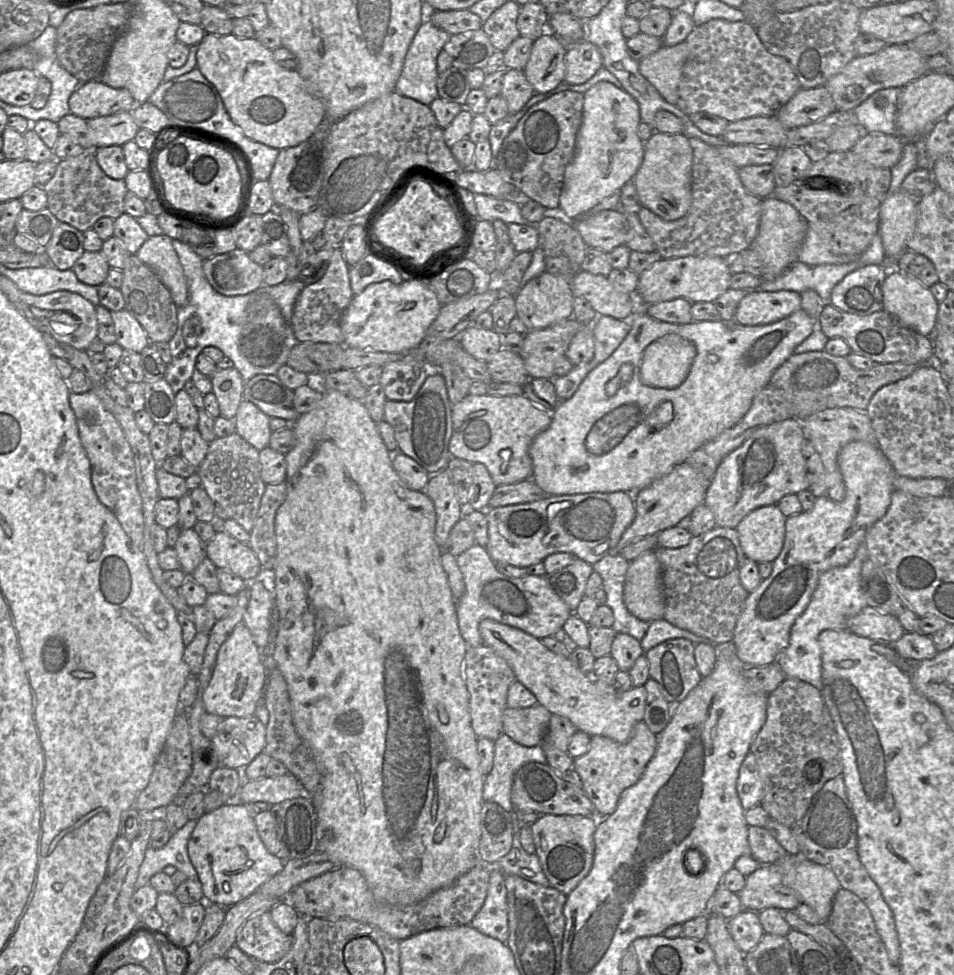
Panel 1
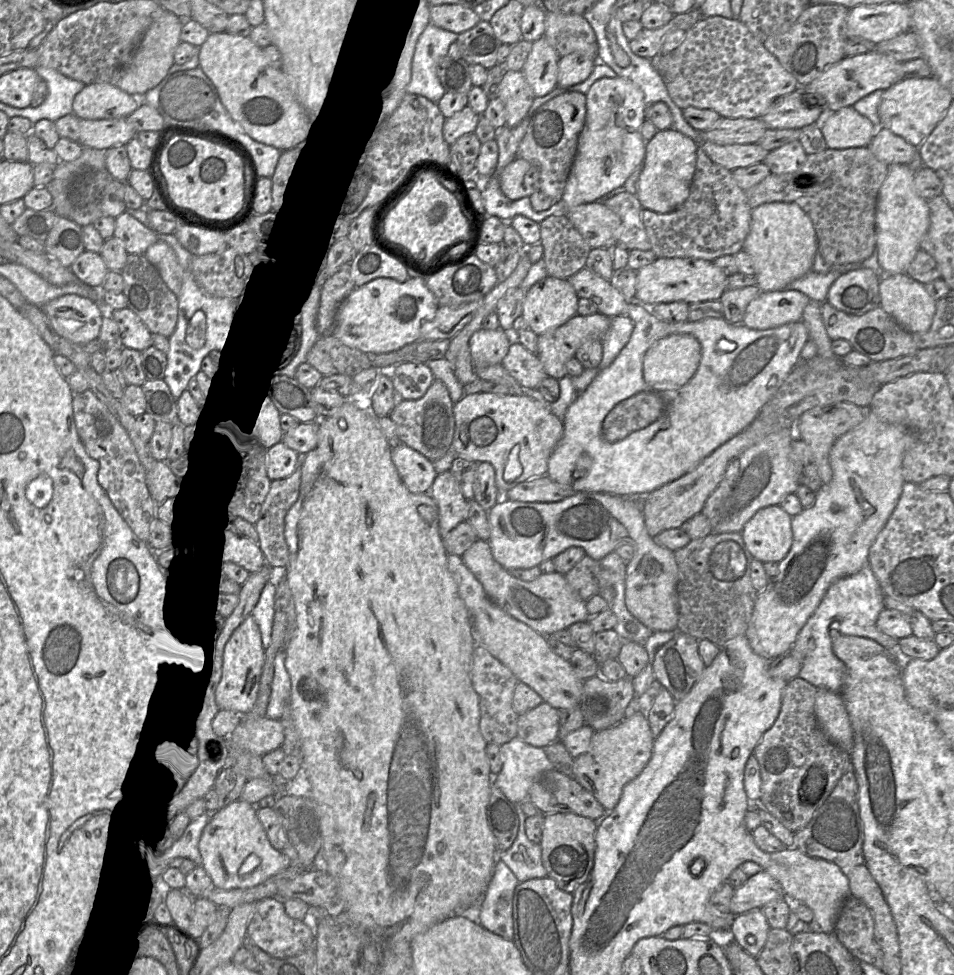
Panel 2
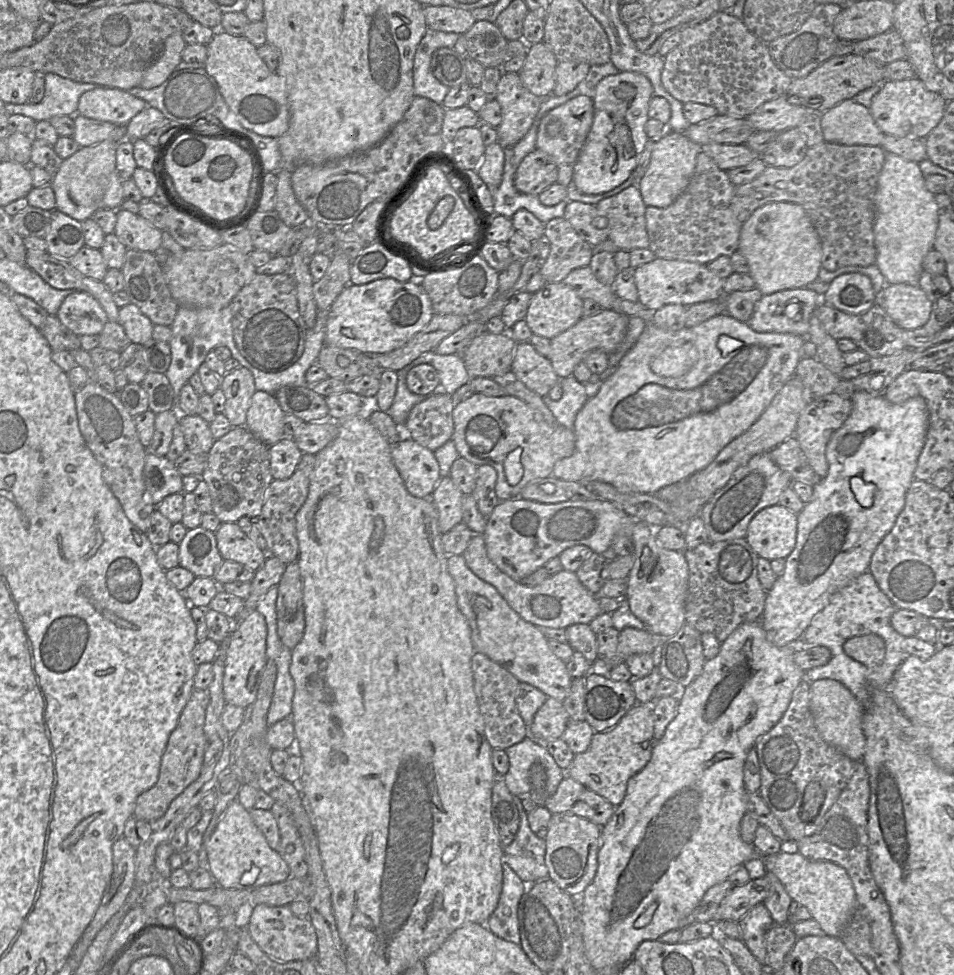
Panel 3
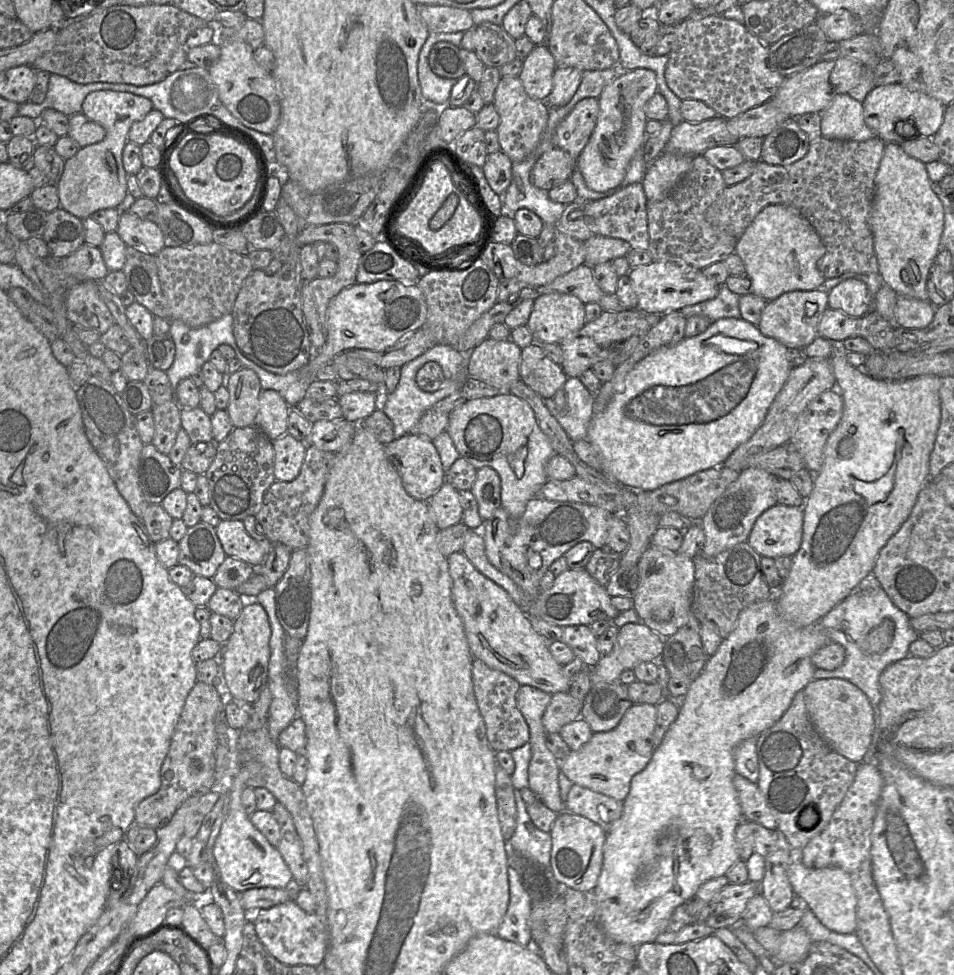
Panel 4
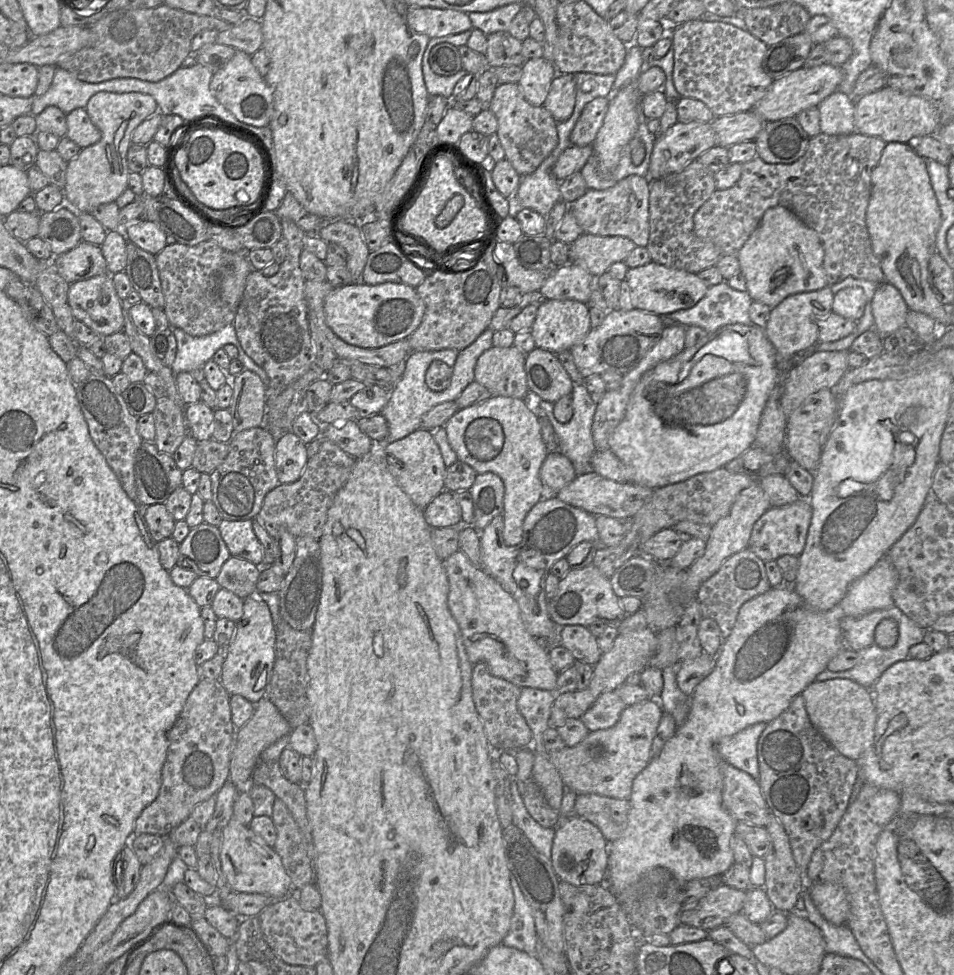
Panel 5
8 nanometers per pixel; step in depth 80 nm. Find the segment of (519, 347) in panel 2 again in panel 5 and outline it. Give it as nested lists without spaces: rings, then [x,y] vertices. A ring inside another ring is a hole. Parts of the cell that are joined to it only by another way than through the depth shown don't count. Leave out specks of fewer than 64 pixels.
[[[536,347],[525,357],[525,372],[530,394],[536,400],[555,403],[570,396],[574,382],[557,356]]]

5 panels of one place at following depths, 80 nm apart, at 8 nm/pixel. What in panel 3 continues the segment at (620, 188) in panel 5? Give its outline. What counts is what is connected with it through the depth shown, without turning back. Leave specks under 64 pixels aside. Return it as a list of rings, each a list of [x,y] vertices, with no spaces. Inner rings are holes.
[[[631,185],[620,193],[601,200],[595,206],[599,215],[608,219],[608,239],[618,249],[631,251],[649,247],[645,220],[647,206],[637,185]]]

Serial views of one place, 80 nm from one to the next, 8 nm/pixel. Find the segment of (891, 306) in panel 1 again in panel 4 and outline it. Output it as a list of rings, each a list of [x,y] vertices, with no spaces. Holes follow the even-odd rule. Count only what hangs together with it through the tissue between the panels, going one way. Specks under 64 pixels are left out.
[[[898,296],[894,308],[897,327],[921,329],[927,327],[934,318],[936,307],[929,301]]]

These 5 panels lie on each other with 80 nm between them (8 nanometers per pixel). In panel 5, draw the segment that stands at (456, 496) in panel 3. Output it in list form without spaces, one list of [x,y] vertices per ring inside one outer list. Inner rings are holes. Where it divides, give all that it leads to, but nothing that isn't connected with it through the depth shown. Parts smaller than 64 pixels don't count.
[[[443,490],[424,509],[424,517],[431,528],[460,527],[461,509],[452,492]]]

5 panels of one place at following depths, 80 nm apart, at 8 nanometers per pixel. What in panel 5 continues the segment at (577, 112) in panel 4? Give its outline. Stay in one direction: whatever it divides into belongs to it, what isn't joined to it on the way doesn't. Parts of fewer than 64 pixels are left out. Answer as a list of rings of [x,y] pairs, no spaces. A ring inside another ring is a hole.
[[[597,97],[583,108],[570,134],[570,144],[579,147],[591,145],[602,126],[608,109],[609,97]]]

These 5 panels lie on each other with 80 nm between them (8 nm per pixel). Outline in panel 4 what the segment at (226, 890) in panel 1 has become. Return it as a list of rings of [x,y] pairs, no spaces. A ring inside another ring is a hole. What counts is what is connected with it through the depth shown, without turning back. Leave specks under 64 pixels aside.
[[[240,769],[232,770],[227,782],[228,811],[213,848],[222,880],[237,893],[253,888],[286,888],[291,886],[292,873],[276,847],[252,824],[241,804],[241,794],[246,787]]]

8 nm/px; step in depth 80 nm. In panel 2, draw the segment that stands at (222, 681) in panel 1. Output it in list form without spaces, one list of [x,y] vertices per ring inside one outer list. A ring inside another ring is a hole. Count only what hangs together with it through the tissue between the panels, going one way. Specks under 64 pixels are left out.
[[[249,615],[224,647],[220,678],[216,687],[218,706],[233,710],[240,715],[248,714],[257,699],[263,665],[264,648],[259,626],[253,616]]]

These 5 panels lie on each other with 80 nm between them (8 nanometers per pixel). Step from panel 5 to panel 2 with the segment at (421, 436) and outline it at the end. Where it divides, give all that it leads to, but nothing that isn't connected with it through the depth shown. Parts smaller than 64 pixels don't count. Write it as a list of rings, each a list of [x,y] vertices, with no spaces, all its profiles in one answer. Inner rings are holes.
[[[402,443],[392,449],[392,461],[409,492],[429,493],[437,476],[433,462]]]

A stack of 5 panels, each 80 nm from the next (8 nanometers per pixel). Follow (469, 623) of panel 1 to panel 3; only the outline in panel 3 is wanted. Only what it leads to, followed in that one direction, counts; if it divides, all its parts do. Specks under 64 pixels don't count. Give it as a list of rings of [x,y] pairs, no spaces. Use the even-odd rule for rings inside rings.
[[[478,534],[473,535],[462,556],[475,575],[494,586],[515,612],[537,627],[566,629],[574,624],[589,624],[603,613],[598,601],[599,595],[591,594],[575,572],[562,570],[538,586],[527,586],[513,580],[489,559],[484,538]]]

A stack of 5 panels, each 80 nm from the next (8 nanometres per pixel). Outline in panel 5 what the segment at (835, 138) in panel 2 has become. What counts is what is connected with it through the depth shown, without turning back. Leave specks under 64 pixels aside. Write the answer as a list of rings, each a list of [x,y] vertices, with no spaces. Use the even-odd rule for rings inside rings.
[[[839,91],[826,97],[818,106],[821,133],[848,135],[856,132],[855,99]]]

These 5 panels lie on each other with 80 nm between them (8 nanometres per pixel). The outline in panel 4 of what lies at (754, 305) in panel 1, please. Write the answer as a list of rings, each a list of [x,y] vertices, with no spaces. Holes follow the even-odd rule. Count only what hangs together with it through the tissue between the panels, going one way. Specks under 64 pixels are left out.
[[[823,289],[786,292],[767,302],[758,329],[790,350],[803,350],[819,336],[820,317],[827,308],[828,292]]]

